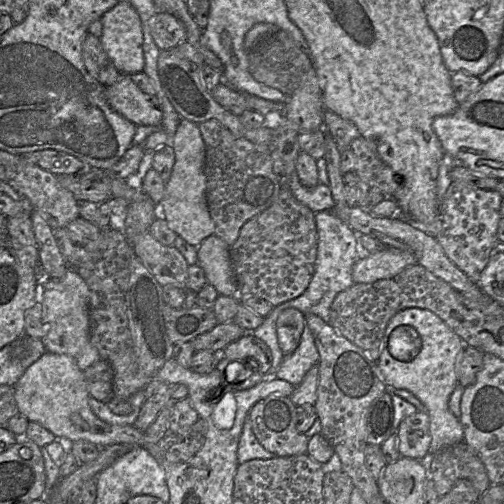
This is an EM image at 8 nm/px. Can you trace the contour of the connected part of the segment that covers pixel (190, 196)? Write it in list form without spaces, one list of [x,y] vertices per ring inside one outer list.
[[[181,119],[174,135],[171,147],[174,150],[175,162],[169,181],[165,184],[165,193],[159,204],[159,215],[162,216],[168,227],[187,243],[199,246],[201,242],[214,234],[214,223],[211,219],[206,198],[205,177],[205,143],[199,125],[187,119]]]

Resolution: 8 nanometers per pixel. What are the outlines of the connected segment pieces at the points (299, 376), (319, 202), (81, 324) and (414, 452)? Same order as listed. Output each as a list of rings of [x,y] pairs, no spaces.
[[[308,326],[304,327],[301,339],[296,350],[284,355],[276,377],[291,383],[294,387],[299,385],[308,370],[315,364],[319,364],[320,356],[315,345],[313,334]]]
[[[296,172],[287,177],[287,185],[295,198],[309,207],[314,213],[332,210],[336,204],[328,185],[319,182],[314,187],[305,187],[301,184]]]
[[[68,268],[60,278],[48,278],[38,271],[35,301],[42,304],[45,335],[41,341],[47,352],[72,357],[82,372],[101,359],[89,339],[89,289],[75,269]]]
[[[426,411],[405,417],[397,430],[398,450],[401,456],[421,460],[429,450],[430,419]]]

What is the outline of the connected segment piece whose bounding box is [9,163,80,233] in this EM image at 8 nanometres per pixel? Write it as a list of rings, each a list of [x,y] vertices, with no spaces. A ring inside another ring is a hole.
[[[36,163],[25,165],[9,183],[29,200],[32,211],[39,212],[52,233],[80,217],[79,202],[72,193],[59,185],[55,175]]]

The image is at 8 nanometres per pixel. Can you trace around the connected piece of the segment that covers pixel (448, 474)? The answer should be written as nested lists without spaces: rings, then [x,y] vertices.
[[[464,441],[436,452],[430,475],[439,497],[447,494],[460,479],[469,480],[481,496],[491,485],[481,459]]]

